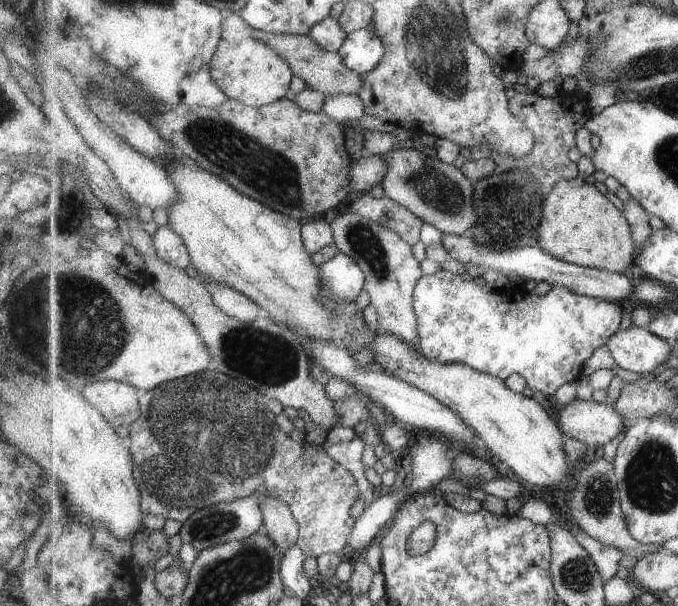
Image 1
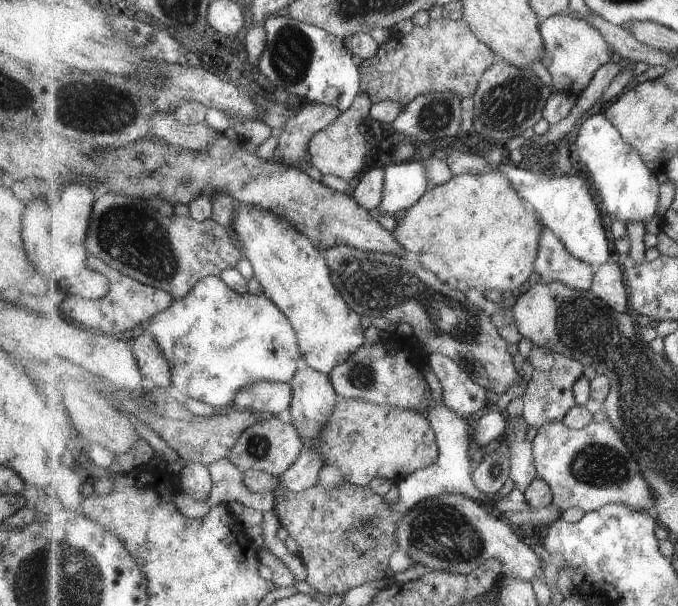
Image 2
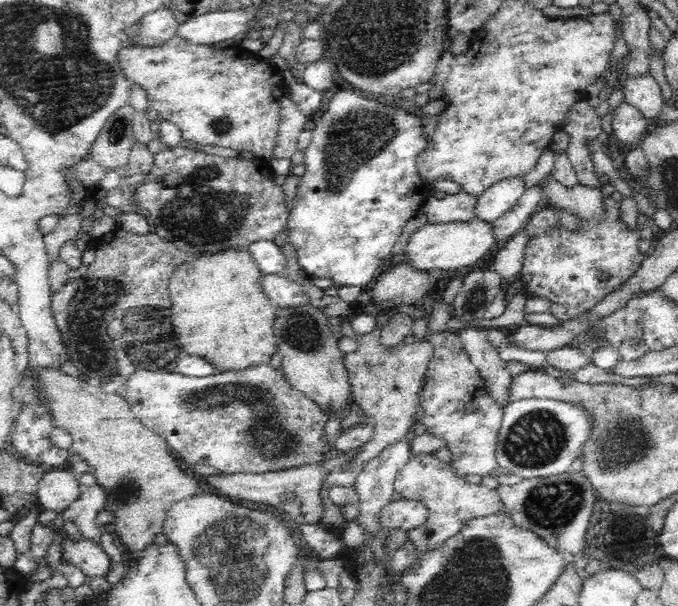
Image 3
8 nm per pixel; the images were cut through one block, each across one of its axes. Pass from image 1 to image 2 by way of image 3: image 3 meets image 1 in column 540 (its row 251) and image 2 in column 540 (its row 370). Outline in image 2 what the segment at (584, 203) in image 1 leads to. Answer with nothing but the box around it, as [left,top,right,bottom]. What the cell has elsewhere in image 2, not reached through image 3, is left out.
[393,170,545,294]

